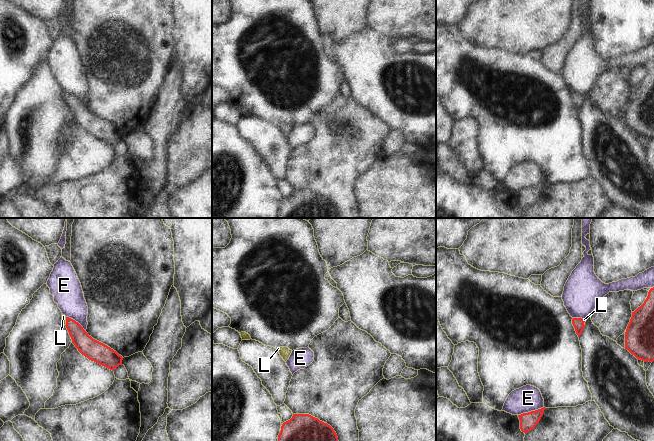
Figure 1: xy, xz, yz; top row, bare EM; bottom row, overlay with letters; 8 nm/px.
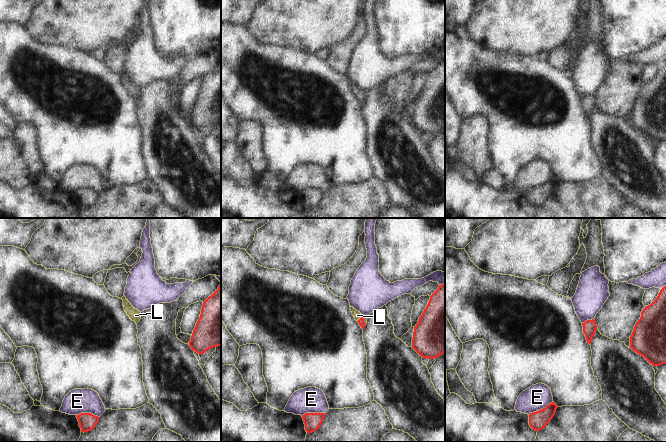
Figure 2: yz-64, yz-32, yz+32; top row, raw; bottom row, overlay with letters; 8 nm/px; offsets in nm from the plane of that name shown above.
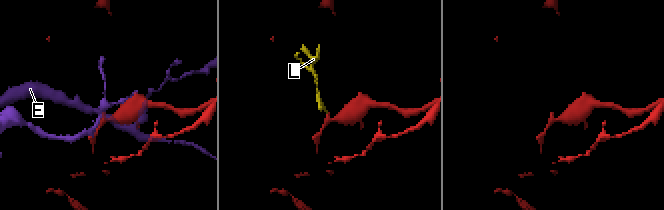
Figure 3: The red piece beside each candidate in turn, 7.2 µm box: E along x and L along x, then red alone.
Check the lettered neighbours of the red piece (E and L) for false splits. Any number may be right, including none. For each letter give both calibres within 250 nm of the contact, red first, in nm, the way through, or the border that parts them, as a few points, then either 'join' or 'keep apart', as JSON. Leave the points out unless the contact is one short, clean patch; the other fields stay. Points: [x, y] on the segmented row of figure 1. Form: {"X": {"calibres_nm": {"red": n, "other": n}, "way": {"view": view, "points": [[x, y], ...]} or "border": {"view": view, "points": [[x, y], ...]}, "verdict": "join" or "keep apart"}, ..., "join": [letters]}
{"E": {"calibres_nm": {"red": 140, "other": 220}, "verdict": "keep apart"}, "L": {"calibres_nm": {"red": 160, "other": 30}, "way": {"view": "xy", "points": [[86, 345], [66, 321], [63, 316]]}, "verdict": "join"}, "join": ["L"]}

